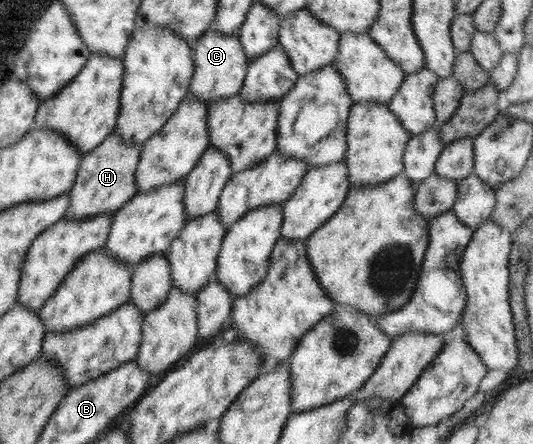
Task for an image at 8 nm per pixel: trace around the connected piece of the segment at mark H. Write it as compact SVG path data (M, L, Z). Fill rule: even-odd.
M111 132L96 149L83 154L80 168L69 194L69 207L64 218L67 220L89 220L100 213L114 213L123 207L135 194L135 170L140 162L143 145L125 144L118 132Z

